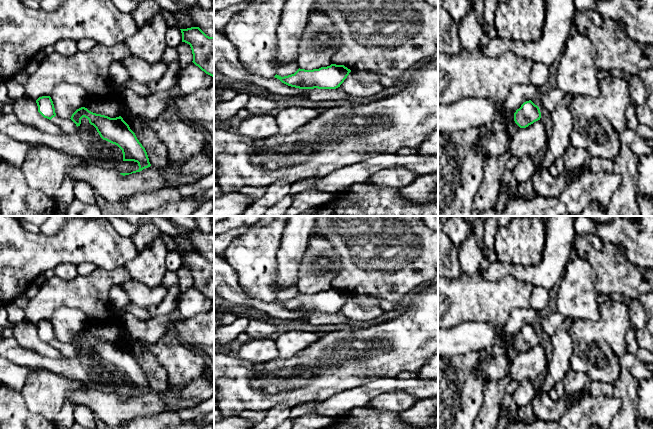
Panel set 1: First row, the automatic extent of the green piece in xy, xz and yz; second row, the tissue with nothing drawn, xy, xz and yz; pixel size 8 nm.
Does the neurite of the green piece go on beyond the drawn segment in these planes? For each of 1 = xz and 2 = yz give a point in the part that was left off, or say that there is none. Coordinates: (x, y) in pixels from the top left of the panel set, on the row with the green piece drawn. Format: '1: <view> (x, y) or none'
1: none
2: none

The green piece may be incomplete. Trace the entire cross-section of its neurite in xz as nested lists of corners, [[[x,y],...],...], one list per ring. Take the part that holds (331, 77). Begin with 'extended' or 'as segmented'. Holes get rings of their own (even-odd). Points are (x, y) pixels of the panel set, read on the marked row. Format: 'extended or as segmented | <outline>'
as segmented | [[[331,64],[319,69],[298,69],[294,74],[281,77],[275,75],[282,83],[299,89],[336,89],[347,78],[350,69],[344,65]]]

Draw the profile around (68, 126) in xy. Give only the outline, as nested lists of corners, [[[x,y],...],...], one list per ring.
[[[55,116],[51,121],[59,126],[65,134],[73,134],[78,130],[78,127],[71,119],[62,119]]]

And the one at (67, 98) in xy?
[[[68,83],[58,84],[50,97],[56,116],[62,119],[70,119],[77,109],[86,105],[90,100],[84,88]]]

